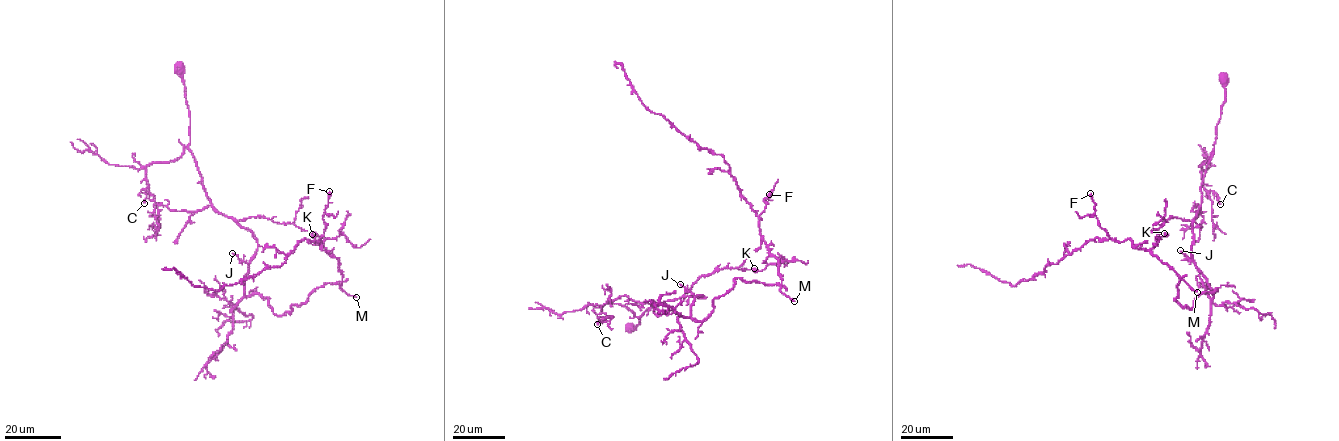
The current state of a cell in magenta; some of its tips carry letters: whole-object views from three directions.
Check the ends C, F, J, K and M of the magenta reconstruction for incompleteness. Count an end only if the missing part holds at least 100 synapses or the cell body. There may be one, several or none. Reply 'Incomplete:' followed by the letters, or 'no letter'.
Incomplete: M

